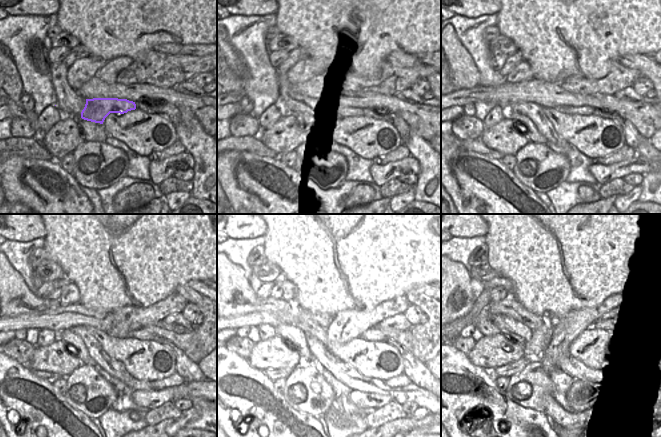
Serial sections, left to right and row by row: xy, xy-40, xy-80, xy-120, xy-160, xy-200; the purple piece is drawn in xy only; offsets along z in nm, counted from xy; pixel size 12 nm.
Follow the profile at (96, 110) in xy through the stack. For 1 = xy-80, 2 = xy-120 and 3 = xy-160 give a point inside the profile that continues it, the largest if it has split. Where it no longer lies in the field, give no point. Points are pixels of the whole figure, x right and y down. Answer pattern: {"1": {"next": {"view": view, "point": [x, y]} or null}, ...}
{"1": {"next": {"view": "xy-80", "point": [583, 110]}}, "2": {"next": {"view": "xy-120", "point": [142, 334]}}, "3": {"next": {"view": "xy-160", "point": [374, 334]}}}

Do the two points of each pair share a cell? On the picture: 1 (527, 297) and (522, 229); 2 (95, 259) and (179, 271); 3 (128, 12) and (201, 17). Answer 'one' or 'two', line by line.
1: one
2: one
3: one

